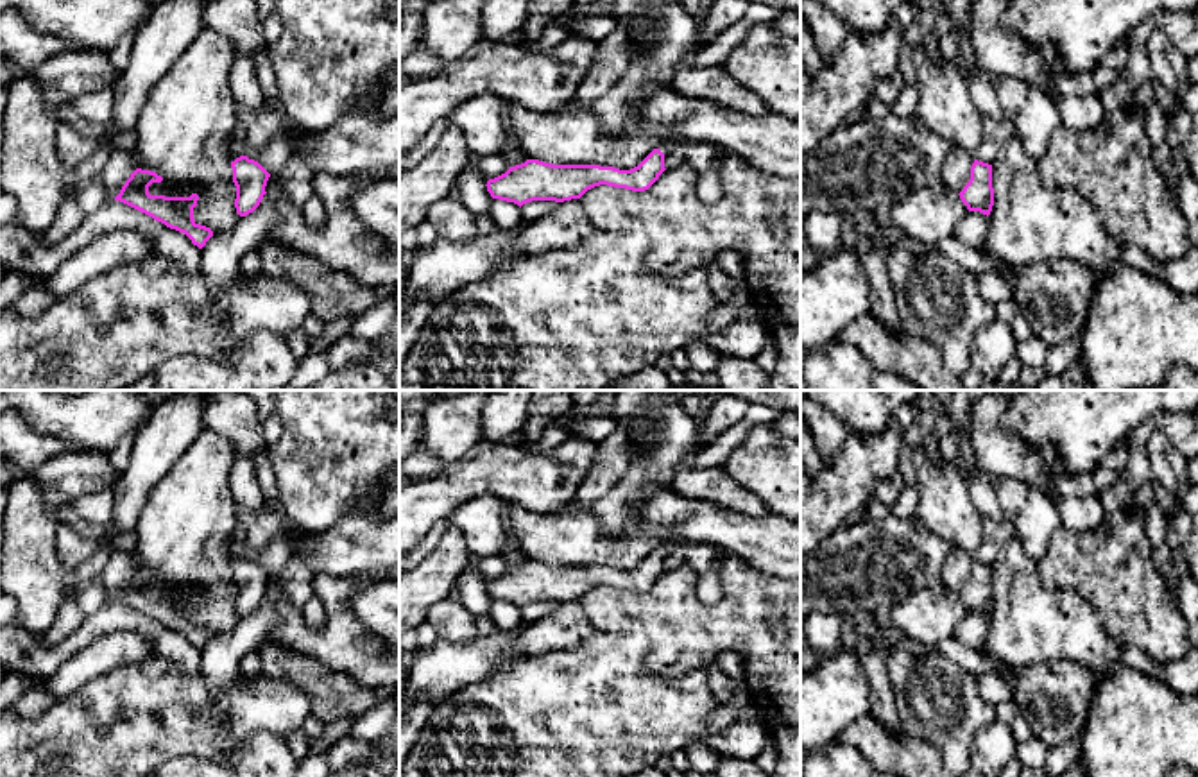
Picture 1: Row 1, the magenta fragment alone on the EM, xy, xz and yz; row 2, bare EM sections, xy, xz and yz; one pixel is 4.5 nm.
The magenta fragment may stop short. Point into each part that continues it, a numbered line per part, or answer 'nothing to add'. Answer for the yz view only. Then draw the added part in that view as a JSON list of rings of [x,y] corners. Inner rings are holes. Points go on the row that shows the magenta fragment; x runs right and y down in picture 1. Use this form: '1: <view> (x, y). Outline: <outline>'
1: yz (955, 174). Outline: [[[953,147],[940,172],[942,188],[960,193],[971,179],[972,163],[972,154],[960,147]]]

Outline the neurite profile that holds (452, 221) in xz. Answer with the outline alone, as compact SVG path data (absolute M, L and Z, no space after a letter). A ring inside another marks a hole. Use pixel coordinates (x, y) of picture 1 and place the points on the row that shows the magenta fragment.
M444 197L428 208L426 222L430 222L437 235L453 243L466 243L478 236L476 215L460 201Z

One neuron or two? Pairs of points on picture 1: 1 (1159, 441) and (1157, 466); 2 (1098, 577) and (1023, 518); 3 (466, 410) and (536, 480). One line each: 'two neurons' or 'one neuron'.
1: one neuron
2: two neurons
3: two neurons

